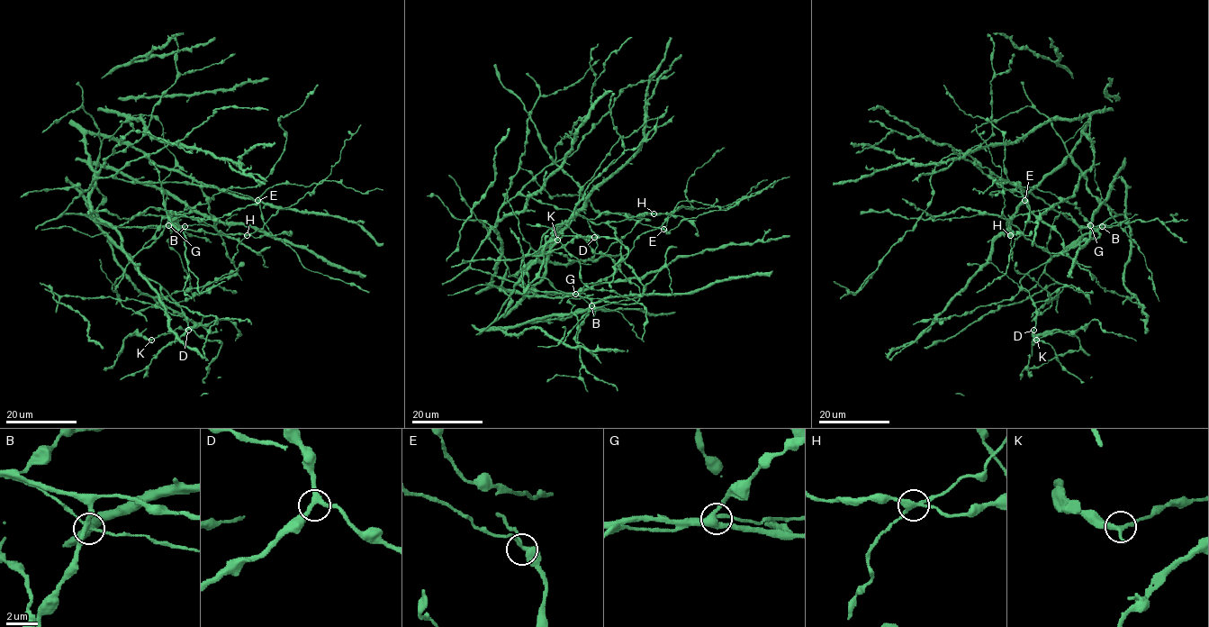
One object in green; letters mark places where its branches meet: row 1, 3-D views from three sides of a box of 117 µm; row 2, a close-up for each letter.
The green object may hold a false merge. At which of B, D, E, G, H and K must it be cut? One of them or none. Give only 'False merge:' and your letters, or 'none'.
False merge: H

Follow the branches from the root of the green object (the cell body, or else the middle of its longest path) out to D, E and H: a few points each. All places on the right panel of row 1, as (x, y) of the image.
D: (1069, 215), (1120, 223), (1095, 180), (1091, 114), (1065, 149), (1115, 214), (1020, 280), (1033, 330)
E: (1069, 215), (1054, 211), (1018, 186), (991, 177), (999, 183), (1018, 182), (1015, 190), (1024, 200)
H: (1069, 215), (991, 177), (1020, 184), (1015, 190), (1024, 199), (996, 184), (1002, 183), (1009, 235)

